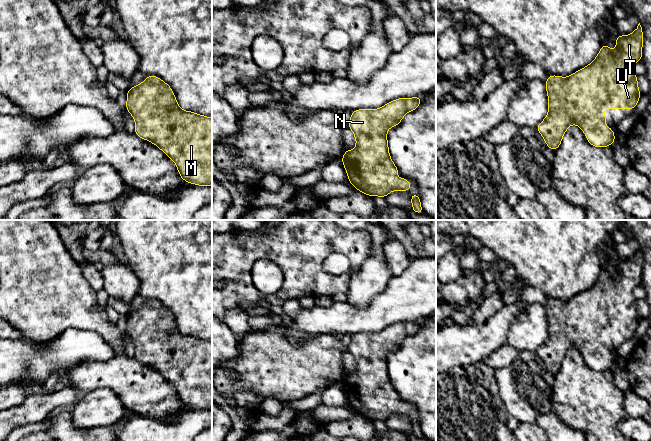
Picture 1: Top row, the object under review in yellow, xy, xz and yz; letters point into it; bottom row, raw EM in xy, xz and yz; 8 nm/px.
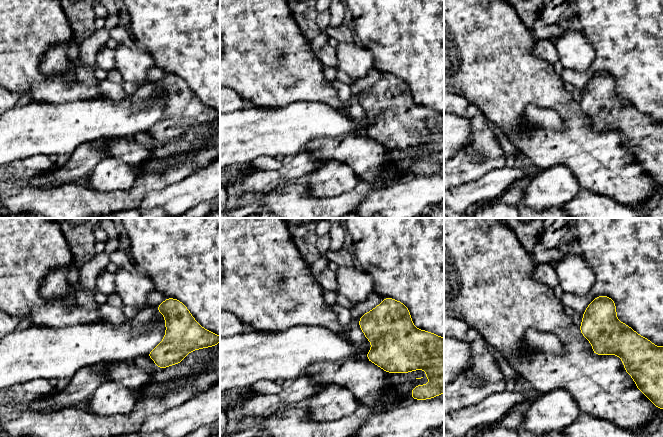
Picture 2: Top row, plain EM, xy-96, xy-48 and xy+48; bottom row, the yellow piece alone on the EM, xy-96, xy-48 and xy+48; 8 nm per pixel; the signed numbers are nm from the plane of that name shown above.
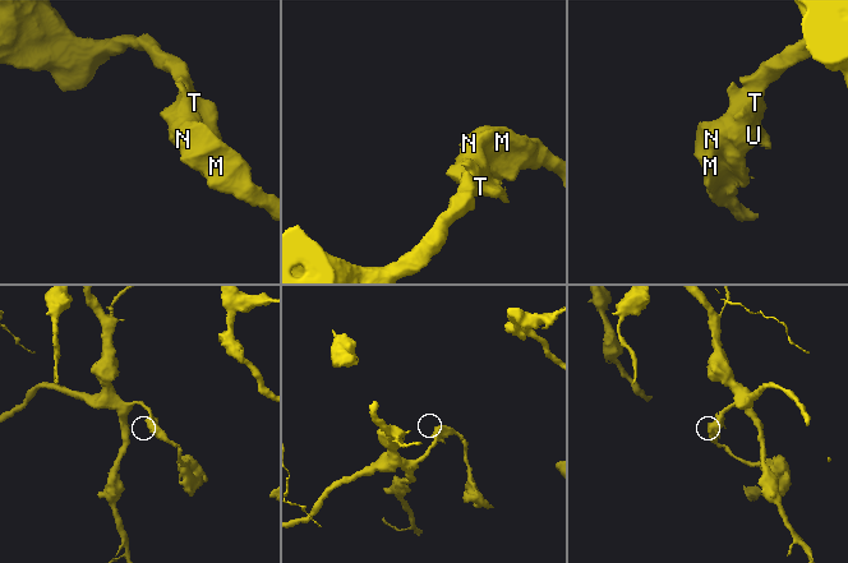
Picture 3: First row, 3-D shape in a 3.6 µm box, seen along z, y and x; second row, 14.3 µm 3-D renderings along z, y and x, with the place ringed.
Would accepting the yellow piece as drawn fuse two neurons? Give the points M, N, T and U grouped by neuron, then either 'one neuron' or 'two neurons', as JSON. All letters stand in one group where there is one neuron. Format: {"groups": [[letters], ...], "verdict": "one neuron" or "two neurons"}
{"groups": [["M", "N", "T", "U"]], "verdict": "one neuron"}

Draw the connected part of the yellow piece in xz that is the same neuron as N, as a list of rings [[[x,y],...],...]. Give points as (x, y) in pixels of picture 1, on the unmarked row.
[[[421,321],[398,322],[380,333],[352,335],[347,350],[354,357],[356,372],[345,374],[341,384],[356,414],[383,422],[395,414],[410,414],[408,404],[395,401],[399,394],[389,379],[387,354],[399,349],[407,336],[418,332],[421,324]]]

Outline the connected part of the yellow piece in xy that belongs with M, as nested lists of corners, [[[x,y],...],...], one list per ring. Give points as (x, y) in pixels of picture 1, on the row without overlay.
[[[146,300],[143,307],[127,315],[126,333],[135,343],[135,358],[155,368],[170,381],[184,405],[198,410],[212,410],[212,342],[182,334],[171,311],[157,300]]]

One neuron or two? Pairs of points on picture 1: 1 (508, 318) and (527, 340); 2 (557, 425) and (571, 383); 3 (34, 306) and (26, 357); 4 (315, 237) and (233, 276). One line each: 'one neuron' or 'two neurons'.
1: two neurons
2: two neurons
3: two neurons
4: one neuron

